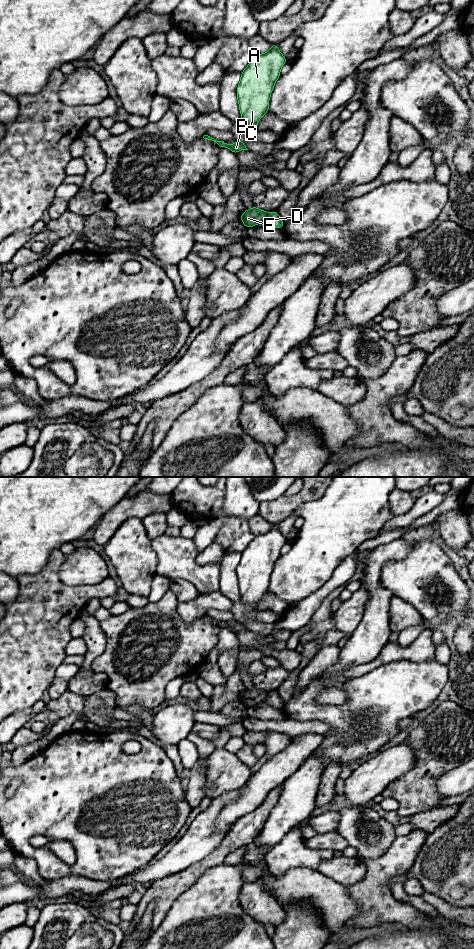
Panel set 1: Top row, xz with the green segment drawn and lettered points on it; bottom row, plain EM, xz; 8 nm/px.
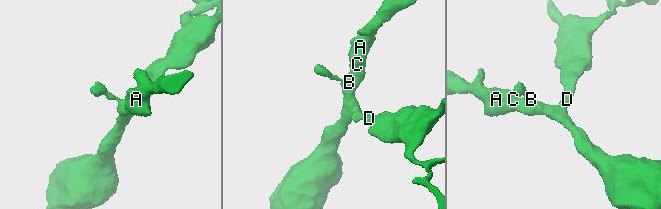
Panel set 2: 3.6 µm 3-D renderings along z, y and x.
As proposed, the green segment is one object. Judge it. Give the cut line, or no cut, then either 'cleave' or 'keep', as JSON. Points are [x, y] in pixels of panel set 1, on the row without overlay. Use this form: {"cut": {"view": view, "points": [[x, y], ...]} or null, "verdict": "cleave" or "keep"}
{"cut": {"view": "xz", "points": [[267, 693], [264, 701]]}, "verdict": "cleave"}

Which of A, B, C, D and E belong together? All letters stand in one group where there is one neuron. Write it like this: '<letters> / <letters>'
A B C E / D

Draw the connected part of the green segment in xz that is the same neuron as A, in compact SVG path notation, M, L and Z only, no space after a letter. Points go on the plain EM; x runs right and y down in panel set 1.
M271 524L269 531L255 535L241 552L237 567L237 581L242 598L243 613L247 619L254 619L259 600L269 592L269 580L280 551L287 542L277 524Z

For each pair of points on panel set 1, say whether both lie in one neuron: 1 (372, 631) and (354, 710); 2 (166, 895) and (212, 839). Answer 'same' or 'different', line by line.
1: different
2: different

